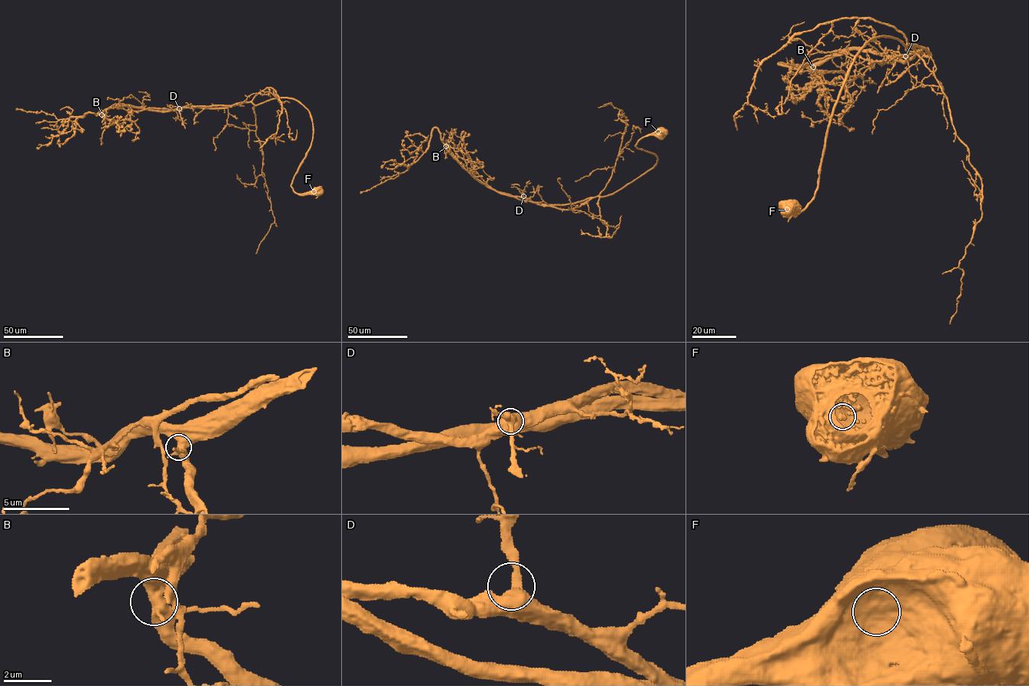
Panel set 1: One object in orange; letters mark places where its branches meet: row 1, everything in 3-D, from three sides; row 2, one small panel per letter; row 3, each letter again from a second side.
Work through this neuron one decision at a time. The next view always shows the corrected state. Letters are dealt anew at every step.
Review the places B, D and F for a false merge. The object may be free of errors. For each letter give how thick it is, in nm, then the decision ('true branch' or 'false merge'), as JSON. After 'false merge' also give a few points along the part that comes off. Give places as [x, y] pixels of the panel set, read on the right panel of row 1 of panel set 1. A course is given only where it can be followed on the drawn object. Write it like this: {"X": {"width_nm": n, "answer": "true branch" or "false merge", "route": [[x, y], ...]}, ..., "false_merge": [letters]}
{"B": {"width_nm": 550, "answer": "true branch"}, "D": {"width_nm": 550, "answer": "true branch"}, "F": {"width_nm": 1550, "answer": "true branch"}, "false_merge": []}

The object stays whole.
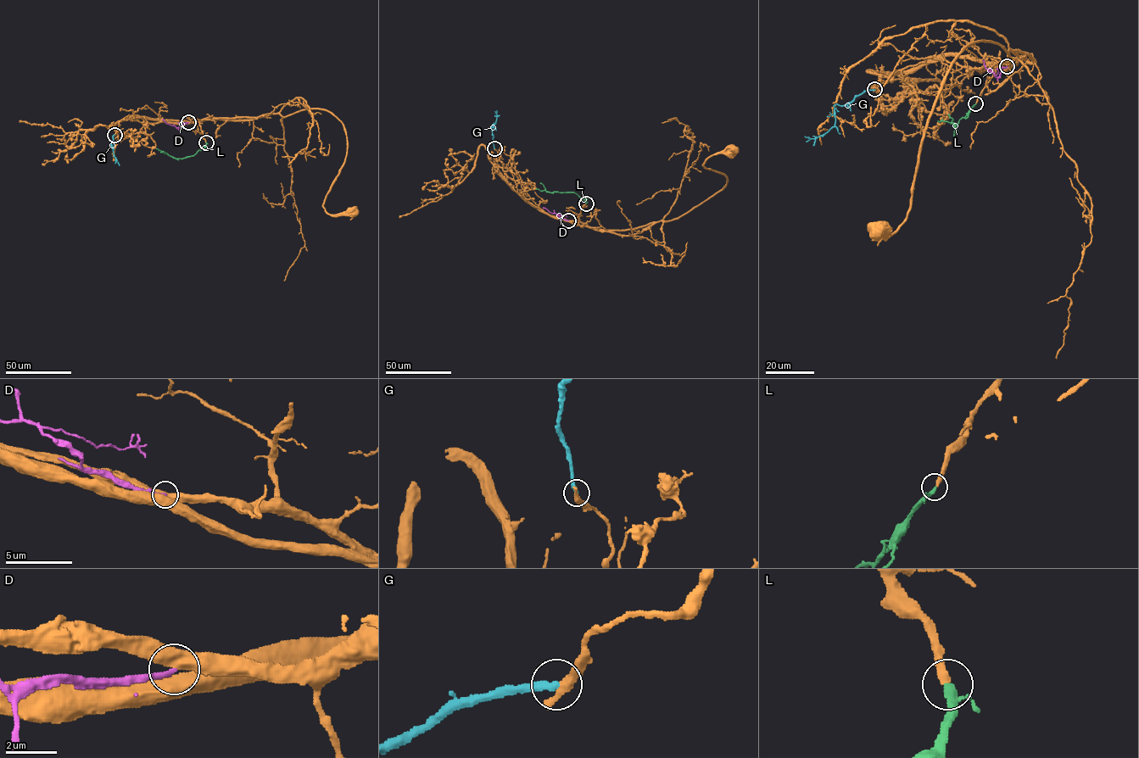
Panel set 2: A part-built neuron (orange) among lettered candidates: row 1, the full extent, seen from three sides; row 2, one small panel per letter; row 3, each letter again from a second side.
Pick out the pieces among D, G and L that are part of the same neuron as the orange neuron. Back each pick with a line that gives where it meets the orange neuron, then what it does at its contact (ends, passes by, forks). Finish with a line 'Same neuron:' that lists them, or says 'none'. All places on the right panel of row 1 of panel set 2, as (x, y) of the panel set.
L: Touches orange at (975, 103). It passes by
Same neuron: L

